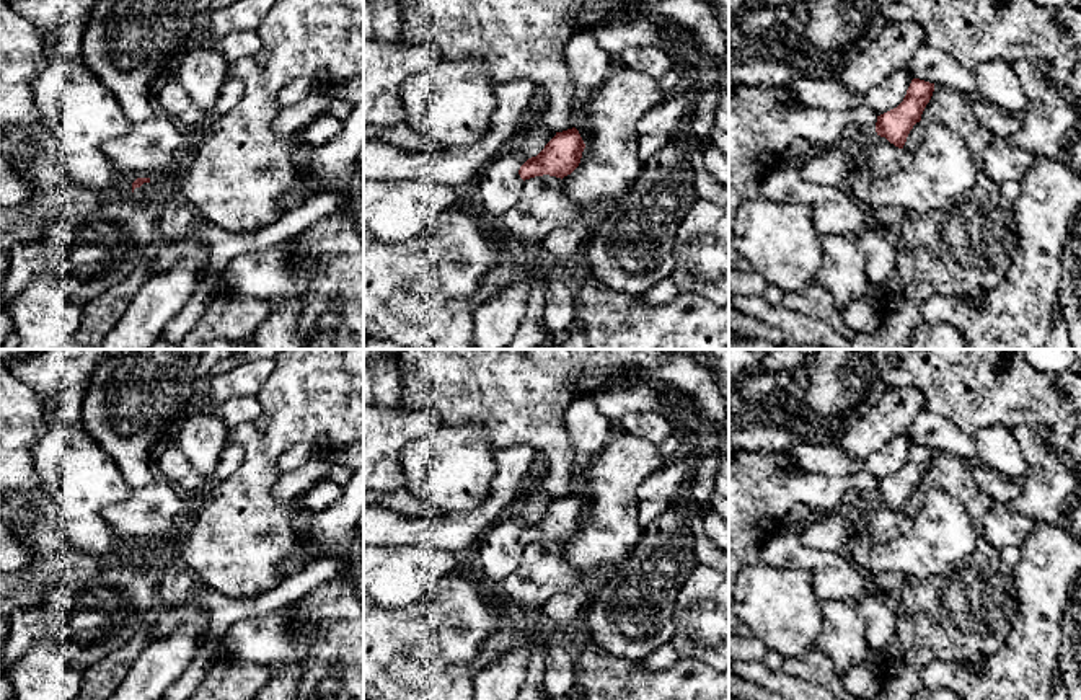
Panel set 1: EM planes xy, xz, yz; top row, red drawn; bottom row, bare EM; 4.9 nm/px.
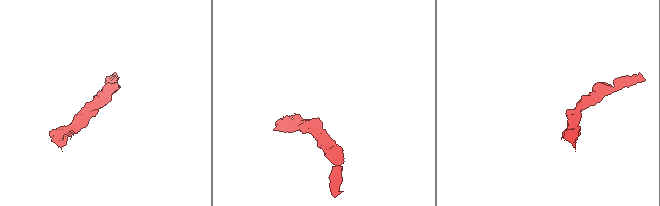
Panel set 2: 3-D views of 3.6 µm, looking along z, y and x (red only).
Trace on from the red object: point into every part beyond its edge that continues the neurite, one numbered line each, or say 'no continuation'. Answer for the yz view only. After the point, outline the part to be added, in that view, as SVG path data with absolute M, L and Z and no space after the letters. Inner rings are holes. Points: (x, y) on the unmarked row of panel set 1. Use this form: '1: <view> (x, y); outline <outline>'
no continuation

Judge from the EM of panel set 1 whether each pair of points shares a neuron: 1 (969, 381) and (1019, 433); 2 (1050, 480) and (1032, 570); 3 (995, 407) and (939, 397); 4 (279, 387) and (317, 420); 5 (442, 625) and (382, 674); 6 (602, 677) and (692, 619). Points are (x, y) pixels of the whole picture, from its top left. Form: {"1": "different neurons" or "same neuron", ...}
{"1": "different neurons", "2": "different neurons", "3": "same neuron", "4": "same neuron", "5": "same neuron", "6": "different neurons"}

